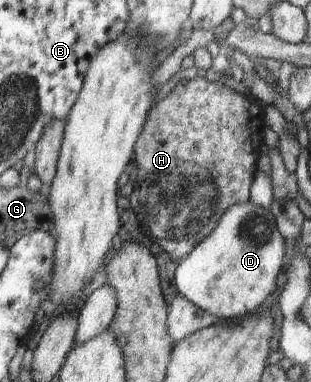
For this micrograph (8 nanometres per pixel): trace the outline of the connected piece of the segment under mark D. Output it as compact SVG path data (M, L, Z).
M253 201L237 203L229 207L219 219L217 227L185 259L179 261L173 284L179 294L189 299L199 309L211 313L219 320L236 321L259 312L272 301L277 287L277 277L283 271L283 257L285 257L285 239L279 233L271 211L255 205Z

